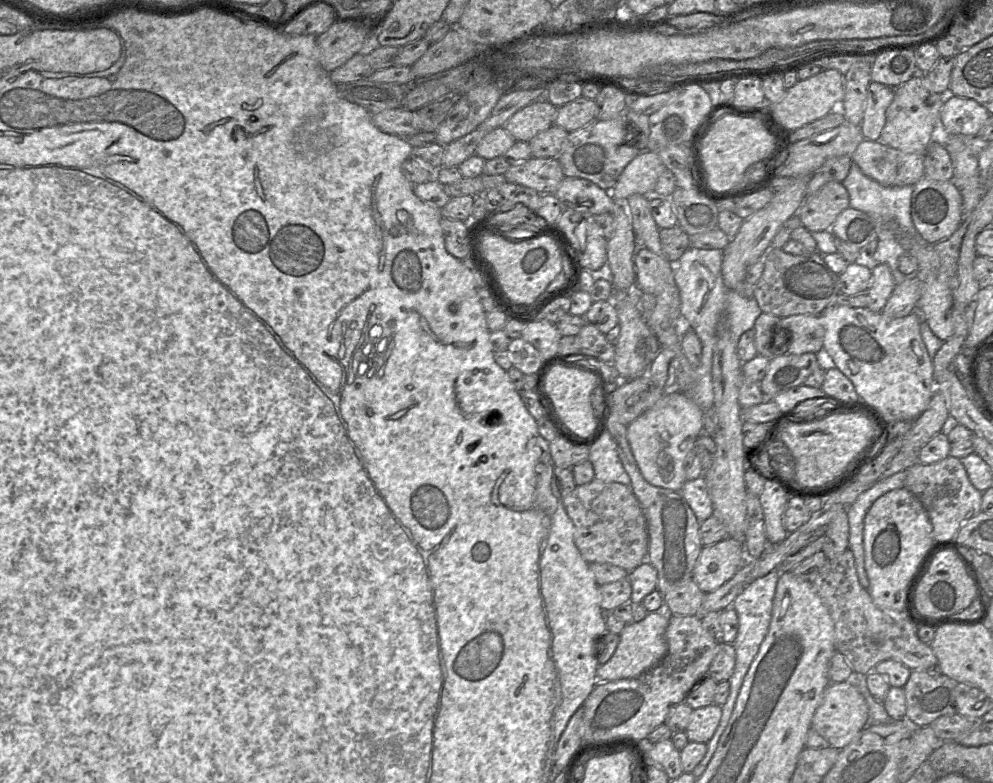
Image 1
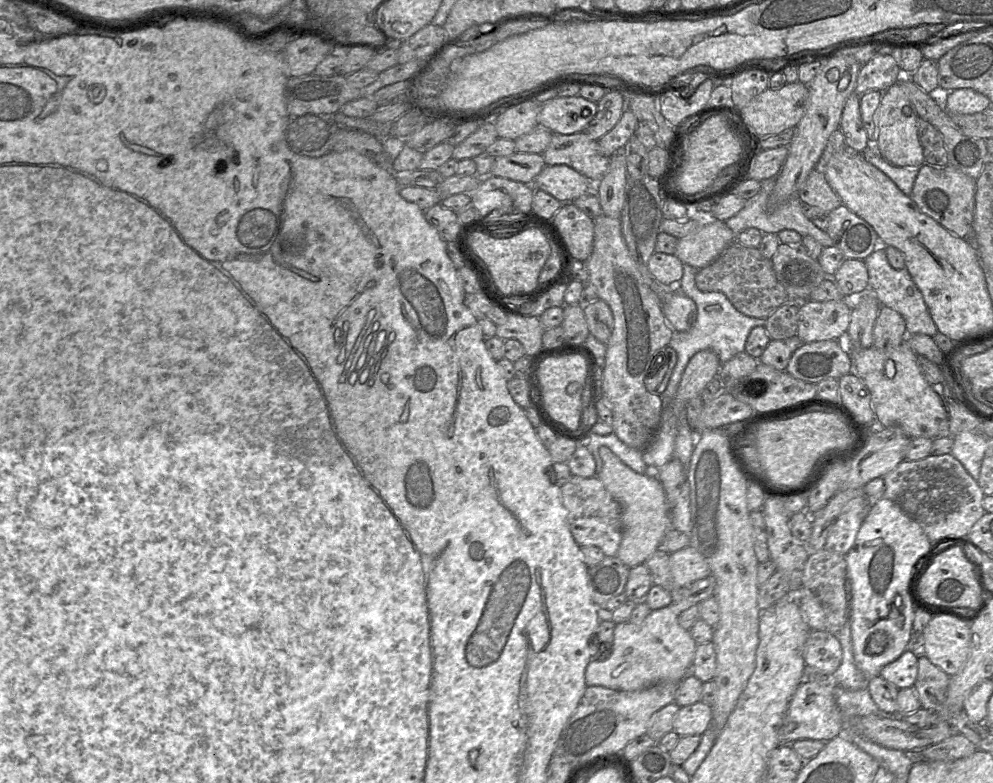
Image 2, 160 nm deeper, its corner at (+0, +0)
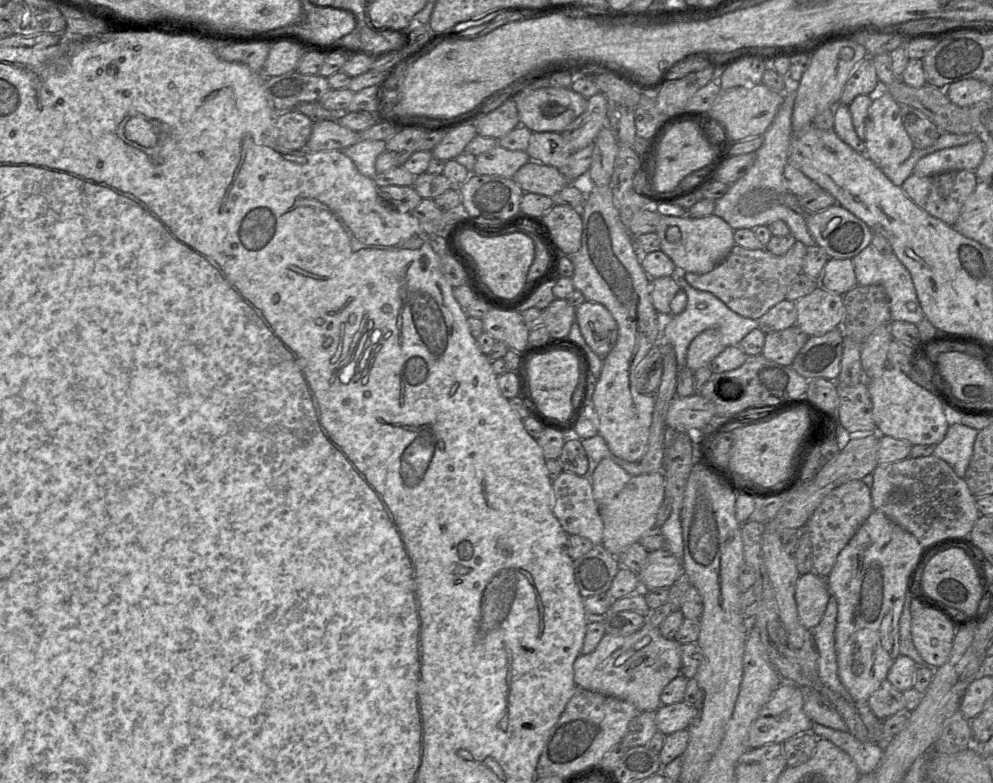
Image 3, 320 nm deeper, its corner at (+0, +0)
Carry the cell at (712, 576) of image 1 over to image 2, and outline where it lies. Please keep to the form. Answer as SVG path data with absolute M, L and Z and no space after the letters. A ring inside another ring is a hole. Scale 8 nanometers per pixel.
M691 546L671 553L669 563L675 584L680 587L712 575L704 556Z

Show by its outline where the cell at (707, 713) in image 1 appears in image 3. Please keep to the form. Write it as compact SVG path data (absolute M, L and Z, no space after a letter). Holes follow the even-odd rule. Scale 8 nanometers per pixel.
M686 702L661 705L656 710L655 724L657 730L670 735L678 730L687 729L696 714L696 707Z

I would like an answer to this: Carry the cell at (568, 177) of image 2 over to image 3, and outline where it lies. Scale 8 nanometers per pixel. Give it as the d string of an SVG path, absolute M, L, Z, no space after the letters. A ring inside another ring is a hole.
M531 160L512 178L524 192L552 197L569 185L568 179L556 167Z

